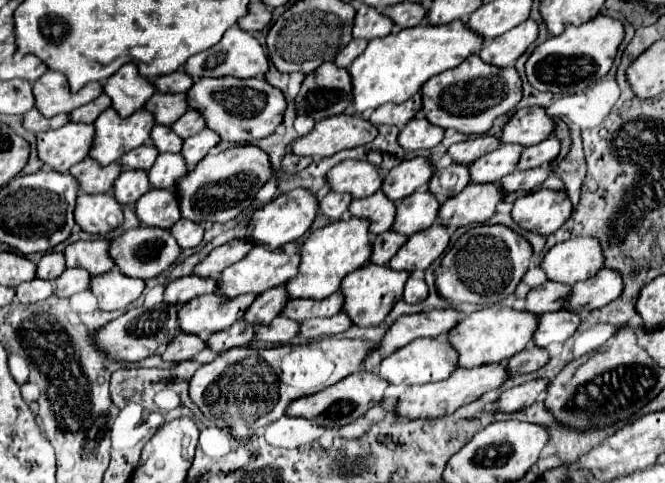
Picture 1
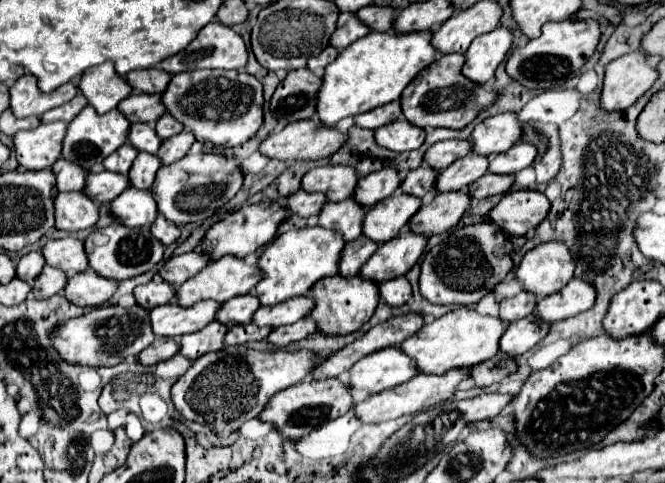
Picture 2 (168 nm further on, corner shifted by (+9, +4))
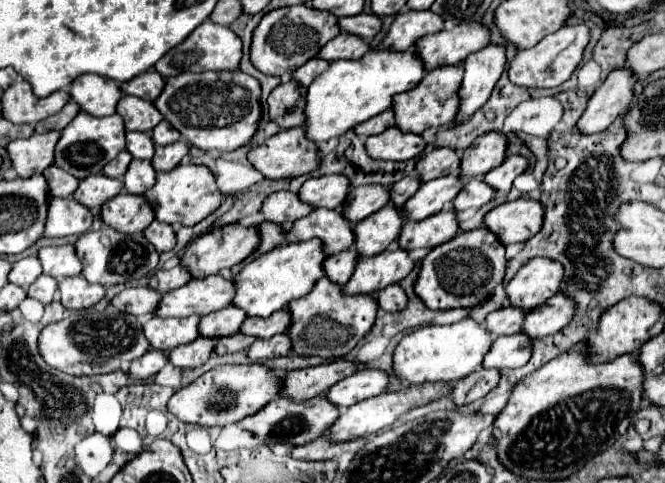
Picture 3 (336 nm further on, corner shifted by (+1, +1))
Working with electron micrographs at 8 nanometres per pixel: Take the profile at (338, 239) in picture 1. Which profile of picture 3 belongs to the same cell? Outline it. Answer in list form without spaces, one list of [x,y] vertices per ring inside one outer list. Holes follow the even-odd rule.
[[[311,238],[305,242],[291,242],[285,246],[277,246],[271,252],[259,256],[257,260],[245,264],[239,274],[233,276],[235,296],[231,300],[233,306],[245,310],[247,316],[267,318],[275,310],[285,308],[291,300],[301,298],[315,286],[315,282],[325,276],[323,274],[323,252],[319,252],[319,238]]]

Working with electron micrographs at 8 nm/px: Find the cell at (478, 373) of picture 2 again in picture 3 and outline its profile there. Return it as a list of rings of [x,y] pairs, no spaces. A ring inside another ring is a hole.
[[[479,368],[473,374],[469,374],[467,378],[455,382],[451,392],[449,392],[449,398],[457,406],[471,404],[471,402],[487,396],[495,388],[497,380],[499,380],[499,372],[497,370],[483,370],[483,368]]]

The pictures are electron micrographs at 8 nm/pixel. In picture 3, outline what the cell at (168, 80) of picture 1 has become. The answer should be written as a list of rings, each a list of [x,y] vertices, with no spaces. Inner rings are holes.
[[[147,70],[147,72],[139,74],[137,78],[133,78],[129,82],[123,82],[121,92],[153,102],[161,94],[163,86],[165,86],[165,78],[157,70]]]

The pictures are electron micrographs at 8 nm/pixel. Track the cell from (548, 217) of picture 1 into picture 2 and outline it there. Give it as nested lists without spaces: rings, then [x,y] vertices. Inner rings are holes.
[[[509,191],[489,211],[491,221],[509,235],[525,235],[549,215],[551,203],[541,191]]]

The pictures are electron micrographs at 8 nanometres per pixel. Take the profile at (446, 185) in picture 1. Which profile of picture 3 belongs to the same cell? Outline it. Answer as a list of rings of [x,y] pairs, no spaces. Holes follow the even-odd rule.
[[[405,176],[403,180],[399,180],[399,182],[395,182],[393,186],[391,186],[391,202],[395,204],[395,206],[401,206],[403,202],[407,202],[407,198],[411,198],[413,194],[415,194],[415,190],[419,188],[419,180],[417,178],[409,178],[409,176]]]

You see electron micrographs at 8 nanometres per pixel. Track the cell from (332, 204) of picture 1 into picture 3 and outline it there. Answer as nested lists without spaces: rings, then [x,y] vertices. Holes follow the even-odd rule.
[[[273,192],[265,198],[261,206],[261,214],[265,220],[275,222],[279,226],[287,226],[295,222],[295,218],[301,218],[303,214],[309,214],[313,206],[299,200],[297,194],[291,192]]]

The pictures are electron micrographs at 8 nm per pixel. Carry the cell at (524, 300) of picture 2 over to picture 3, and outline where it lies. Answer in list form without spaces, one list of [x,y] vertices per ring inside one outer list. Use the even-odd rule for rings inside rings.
[[[501,308],[495,310],[487,316],[485,320],[485,328],[487,332],[491,332],[493,336],[501,336],[501,334],[519,334],[521,332],[521,322],[523,322],[523,310],[515,310],[515,308]]]

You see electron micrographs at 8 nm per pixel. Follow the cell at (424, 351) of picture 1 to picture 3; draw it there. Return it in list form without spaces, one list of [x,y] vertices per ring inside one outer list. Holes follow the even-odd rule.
[[[361,370],[333,384],[325,396],[333,406],[345,410],[355,402],[385,392],[385,386],[387,386],[387,374],[383,370]]]

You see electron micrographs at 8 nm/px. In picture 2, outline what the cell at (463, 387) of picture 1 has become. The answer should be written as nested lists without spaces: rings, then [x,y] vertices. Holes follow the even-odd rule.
[[[451,369],[443,375],[419,373],[419,375],[415,375],[415,379],[407,381],[407,383],[401,383],[399,387],[375,393],[367,401],[357,403],[355,413],[363,423],[383,423],[383,421],[391,421],[391,419],[397,419],[397,417],[403,417],[403,415],[419,413],[419,411],[425,411],[425,409],[429,409],[429,407],[433,407],[441,401],[451,399],[457,385],[465,379],[471,379],[471,369]]]

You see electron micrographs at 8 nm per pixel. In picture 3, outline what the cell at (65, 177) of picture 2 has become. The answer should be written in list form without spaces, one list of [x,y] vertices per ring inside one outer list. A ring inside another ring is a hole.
[[[49,166],[43,170],[43,176],[49,186],[49,196],[53,198],[67,198],[75,192],[75,186],[79,186],[79,180],[65,170],[59,170],[57,166]]]

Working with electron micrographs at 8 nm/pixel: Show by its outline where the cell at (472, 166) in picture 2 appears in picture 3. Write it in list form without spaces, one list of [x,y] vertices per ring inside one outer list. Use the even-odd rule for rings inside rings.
[[[459,176],[435,178],[435,180],[421,184],[419,190],[415,192],[415,196],[411,196],[397,210],[405,218],[419,222],[419,220],[429,218],[429,216],[437,214],[439,210],[447,208],[453,202],[453,198],[459,194],[459,190],[461,190],[461,178]]]

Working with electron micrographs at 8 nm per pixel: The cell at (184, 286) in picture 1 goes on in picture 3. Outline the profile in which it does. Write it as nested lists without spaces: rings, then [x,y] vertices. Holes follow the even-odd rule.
[[[125,288],[111,300],[111,306],[125,314],[145,316],[155,310],[155,302],[159,302],[159,298],[159,292],[151,288]]]

